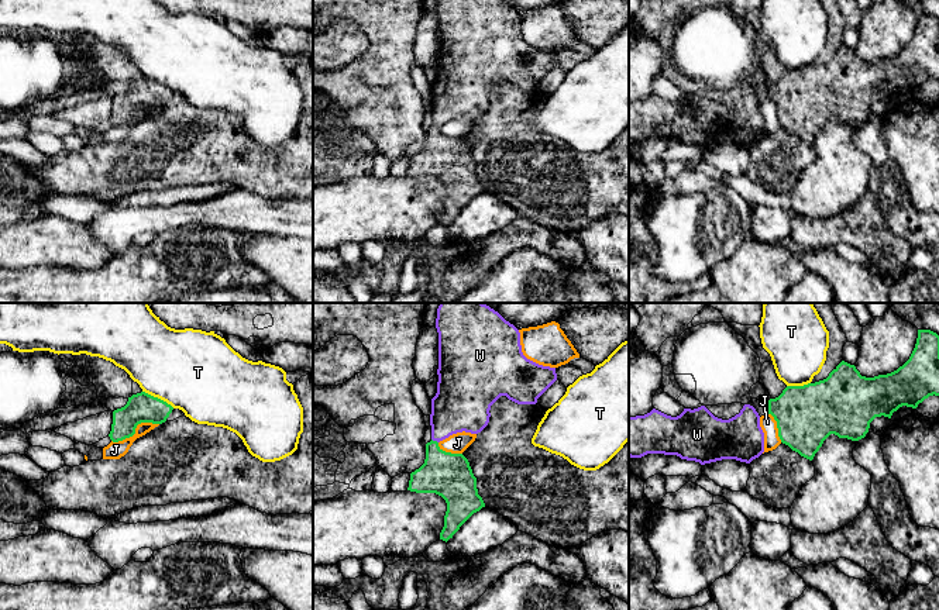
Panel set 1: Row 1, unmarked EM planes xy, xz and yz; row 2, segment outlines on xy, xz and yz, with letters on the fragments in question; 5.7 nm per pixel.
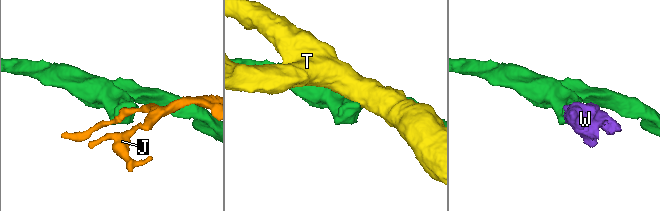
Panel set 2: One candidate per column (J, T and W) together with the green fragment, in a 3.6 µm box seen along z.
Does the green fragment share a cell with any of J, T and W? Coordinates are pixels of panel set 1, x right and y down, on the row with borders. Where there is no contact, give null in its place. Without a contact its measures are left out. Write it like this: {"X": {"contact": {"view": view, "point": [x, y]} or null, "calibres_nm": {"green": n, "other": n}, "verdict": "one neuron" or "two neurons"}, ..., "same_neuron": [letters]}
{"J": {"contact": {"view": "xy", "point": [134, 430]}, "calibres_nm": {"green": 170, "other": 100}, "verdict": "two neurons"}, "T": {"contact": {"view": "xy", "point": [157, 397]}, "calibres_nm": {"green": 170, "other": 460}, "verdict": "two neurons"}, "W": {"contact": {"view": "xz", "point": [434, 441]}, "calibres_nm": {"green": 260, "other": 300}, "verdict": "one neuron"}, "same_neuron": ["W"]}

